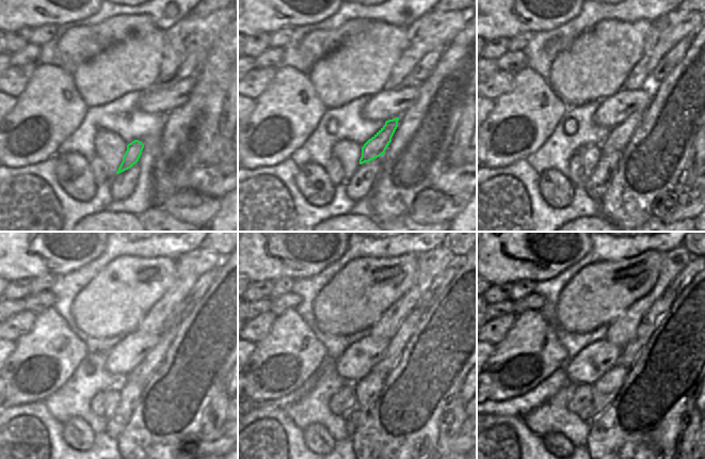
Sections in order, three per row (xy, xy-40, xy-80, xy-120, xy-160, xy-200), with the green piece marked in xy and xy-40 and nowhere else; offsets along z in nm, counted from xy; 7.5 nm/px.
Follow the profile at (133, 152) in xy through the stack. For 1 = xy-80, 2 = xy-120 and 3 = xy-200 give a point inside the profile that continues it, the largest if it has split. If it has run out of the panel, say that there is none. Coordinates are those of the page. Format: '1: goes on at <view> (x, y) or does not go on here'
1: goes on at xy-80 (620, 136)
2: goes on at xy-120 (142, 373)
3: goes on at xy-200 (650, 322)

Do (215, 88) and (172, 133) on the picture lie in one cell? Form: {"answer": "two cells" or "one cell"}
{"answer": "one cell"}

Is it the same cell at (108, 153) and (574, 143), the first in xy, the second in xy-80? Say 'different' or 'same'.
different

